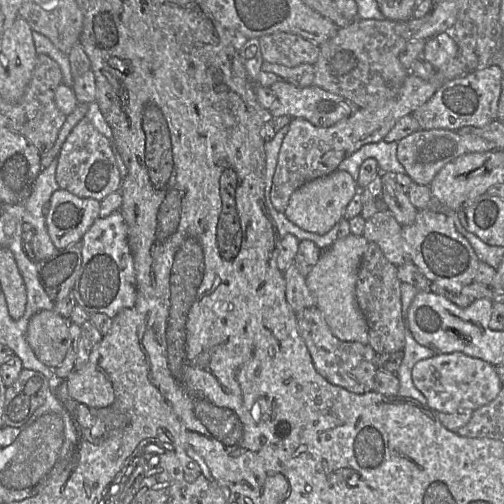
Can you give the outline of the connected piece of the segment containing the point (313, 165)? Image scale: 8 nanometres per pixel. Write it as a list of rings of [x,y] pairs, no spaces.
[[[460,56],[451,59],[431,79],[422,79],[413,73],[406,77],[397,97],[384,104],[359,108],[353,115],[329,127],[317,127],[304,118],[292,118],[289,131],[280,148],[271,188],[271,200],[281,213],[284,213],[292,193],[305,183],[338,170],[340,163],[369,143],[382,141],[398,120],[412,114],[426,103],[446,82],[469,72]]]

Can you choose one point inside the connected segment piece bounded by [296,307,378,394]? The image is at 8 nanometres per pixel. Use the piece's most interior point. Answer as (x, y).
(351, 365)

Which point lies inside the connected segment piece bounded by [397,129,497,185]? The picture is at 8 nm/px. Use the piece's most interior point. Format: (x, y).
(423, 153)

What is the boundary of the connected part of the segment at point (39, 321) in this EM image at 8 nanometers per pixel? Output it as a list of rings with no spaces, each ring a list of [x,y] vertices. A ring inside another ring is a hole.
[[[52,309],[38,311],[28,322],[26,340],[38,360],[49,368],[59,366],[70,348],[69,321]]]

